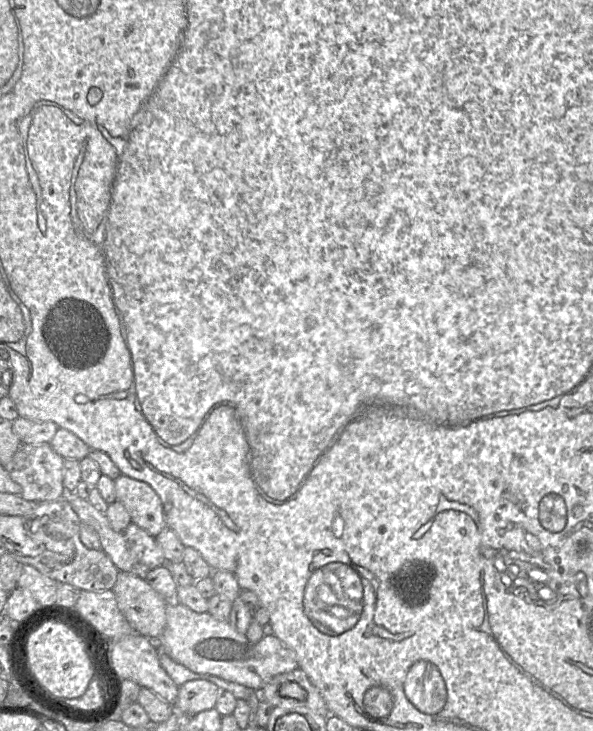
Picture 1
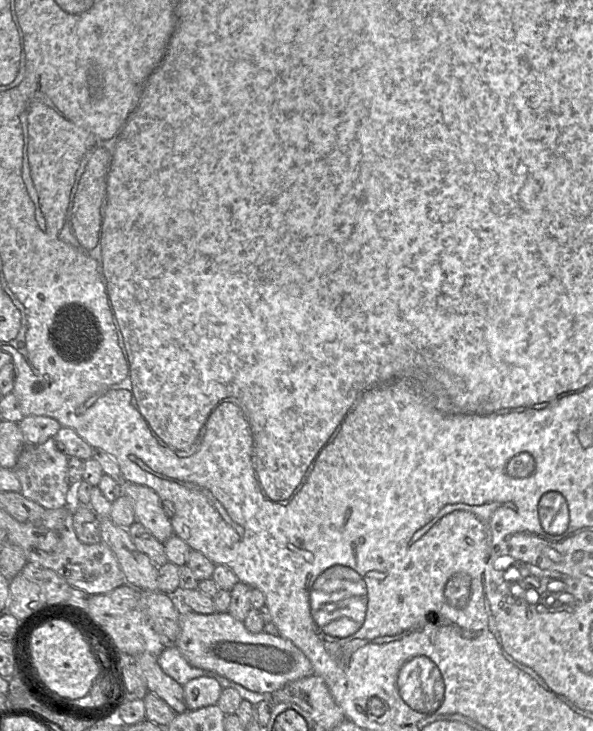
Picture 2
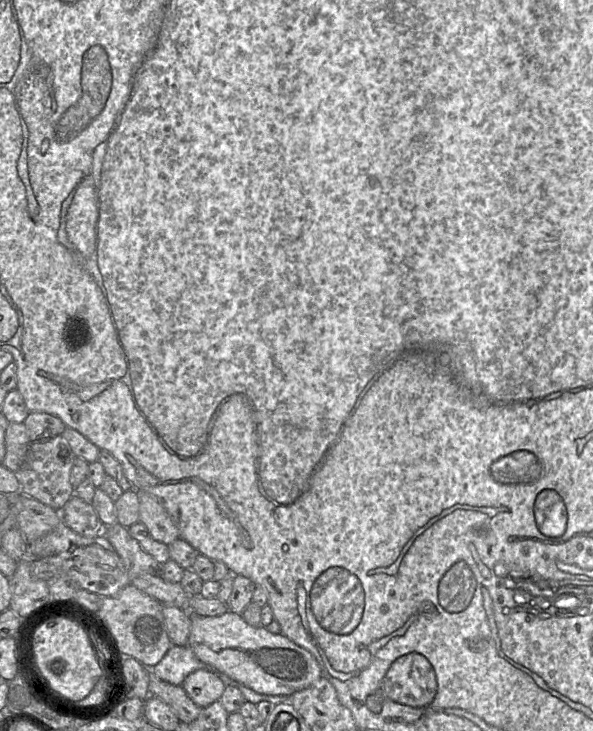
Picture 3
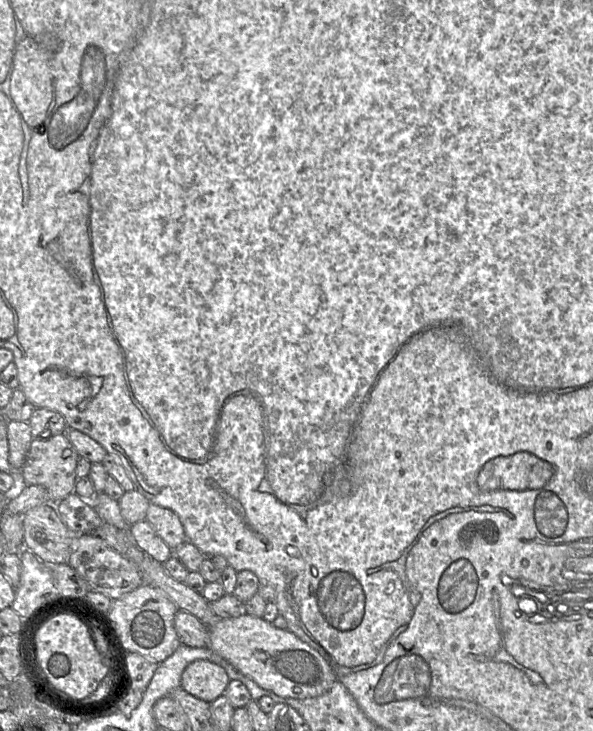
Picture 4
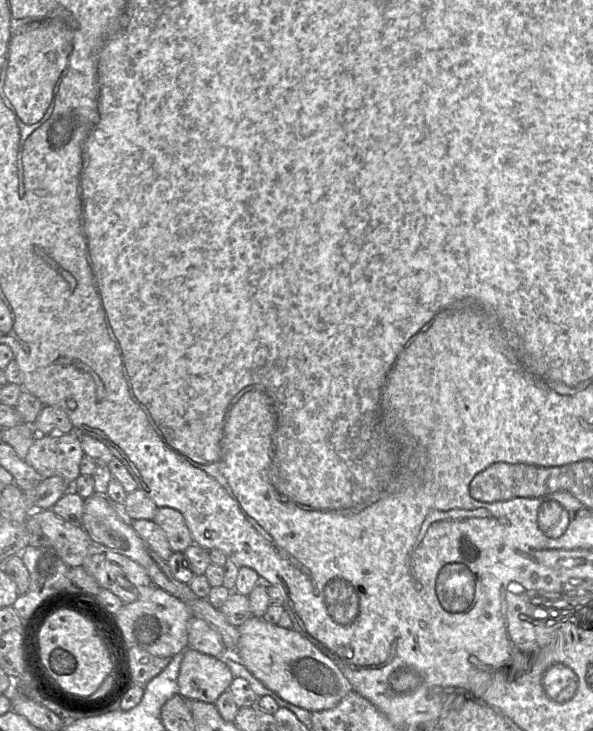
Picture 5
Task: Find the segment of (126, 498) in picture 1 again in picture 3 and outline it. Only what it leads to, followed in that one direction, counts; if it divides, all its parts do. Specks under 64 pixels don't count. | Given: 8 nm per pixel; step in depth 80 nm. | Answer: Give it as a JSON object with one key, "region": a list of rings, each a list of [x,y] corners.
{"region":[[[139,492],[140,522],[149,530],[152,537],[166,545],[180,538],[179,530],[163,504],[146,492]]]}

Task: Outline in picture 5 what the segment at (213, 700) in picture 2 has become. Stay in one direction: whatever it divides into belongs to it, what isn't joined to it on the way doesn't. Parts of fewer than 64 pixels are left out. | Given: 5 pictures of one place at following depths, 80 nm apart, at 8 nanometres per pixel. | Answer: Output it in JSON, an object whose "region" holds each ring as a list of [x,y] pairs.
{"region":[[[186,648],[180,664],[177,679],[178,694],[187,700],[215,704],[219,696],[229,689],[234,675],[230,668],[219,658]]]}

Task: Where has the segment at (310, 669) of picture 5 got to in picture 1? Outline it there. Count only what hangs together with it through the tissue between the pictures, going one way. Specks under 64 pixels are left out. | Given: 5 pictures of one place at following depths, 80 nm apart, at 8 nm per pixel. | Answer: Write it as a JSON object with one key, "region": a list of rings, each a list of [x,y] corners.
{"region":[[[169,601],[166,609],[166,626],[158,640],[154,640],[160,652],[177,663],[199,674],[217,676],[223,680],[239,683],[252,690],[262,690],[275,676],[298,668],[295,653],[276,636],[264,635],[257,643],[250,642],[245,634],[238,632],[229,621],[219,621],[208,612],[197,613],[176,601]]]}

